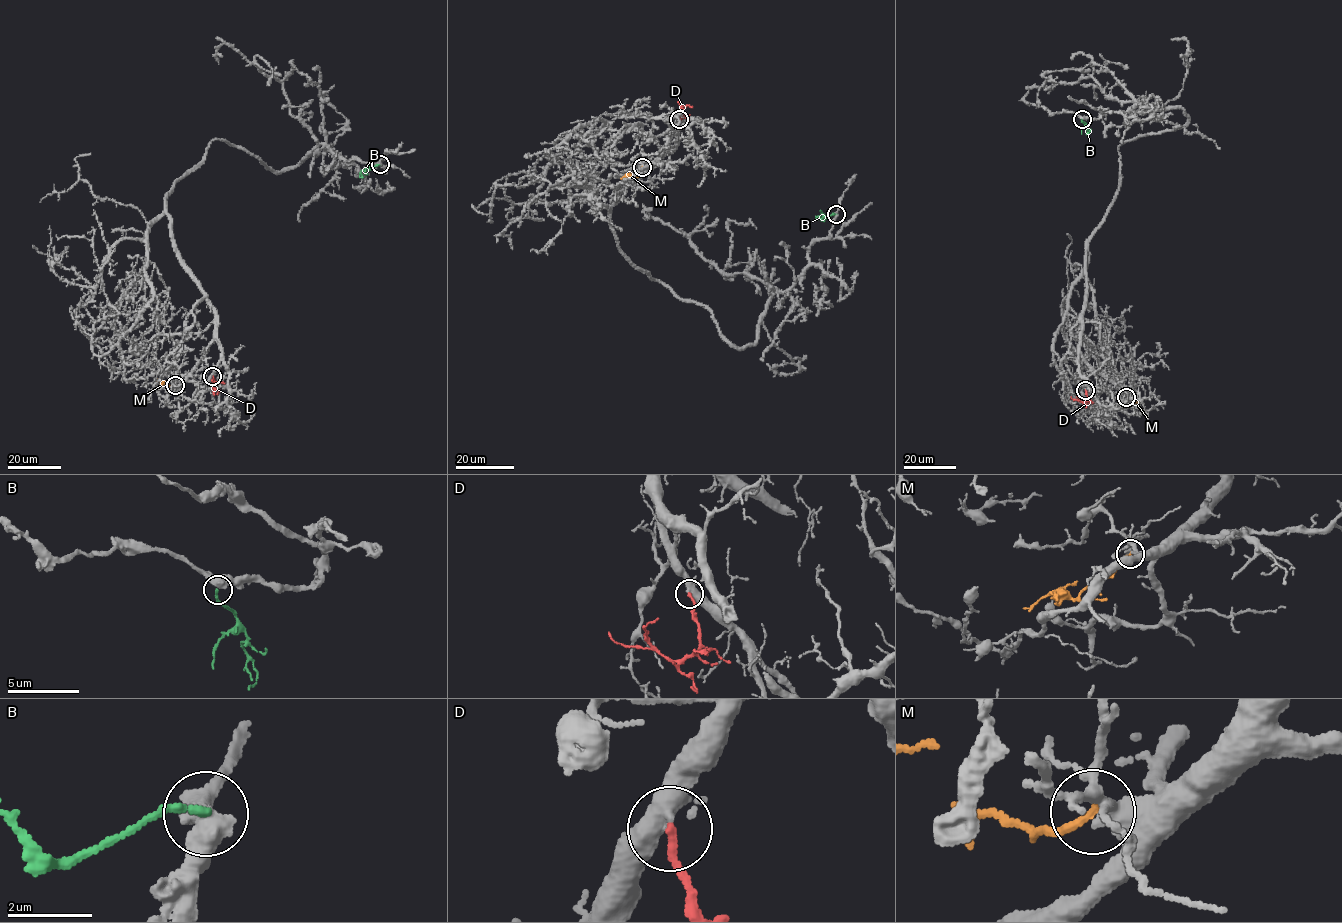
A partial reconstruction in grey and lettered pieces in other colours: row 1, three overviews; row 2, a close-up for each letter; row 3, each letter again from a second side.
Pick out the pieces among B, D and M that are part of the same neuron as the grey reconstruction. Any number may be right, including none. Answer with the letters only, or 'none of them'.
D

